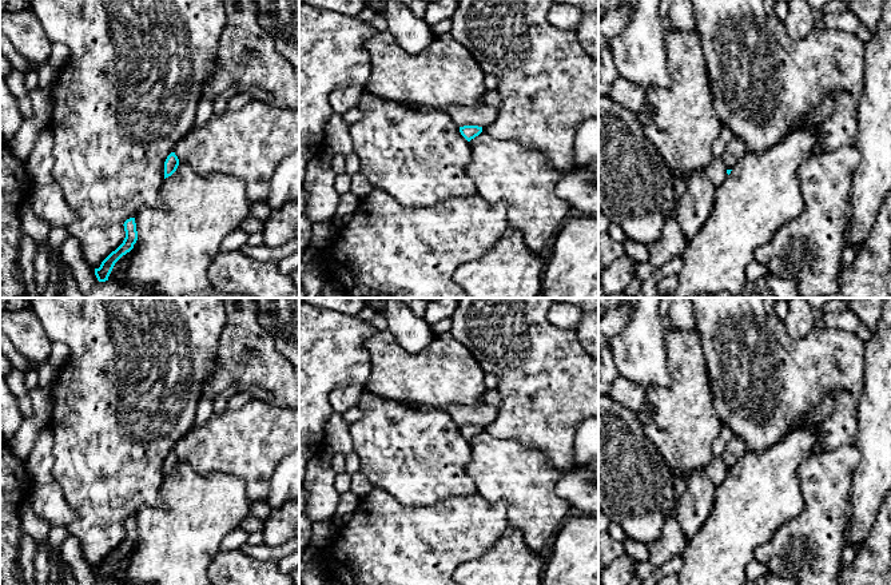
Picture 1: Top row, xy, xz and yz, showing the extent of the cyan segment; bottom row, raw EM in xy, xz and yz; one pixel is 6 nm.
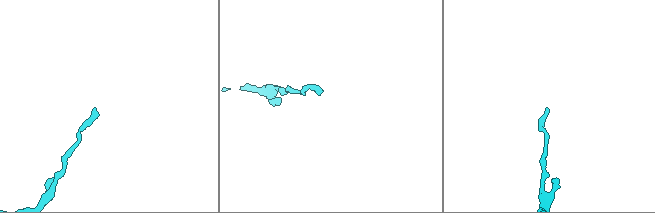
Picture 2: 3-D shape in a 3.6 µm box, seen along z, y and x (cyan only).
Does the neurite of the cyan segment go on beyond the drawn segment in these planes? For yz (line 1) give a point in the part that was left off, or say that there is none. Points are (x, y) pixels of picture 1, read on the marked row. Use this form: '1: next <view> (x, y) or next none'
1: next none

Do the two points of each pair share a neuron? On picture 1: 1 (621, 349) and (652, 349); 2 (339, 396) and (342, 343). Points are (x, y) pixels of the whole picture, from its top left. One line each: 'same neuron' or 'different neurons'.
1: same neuron
2: different neurons

